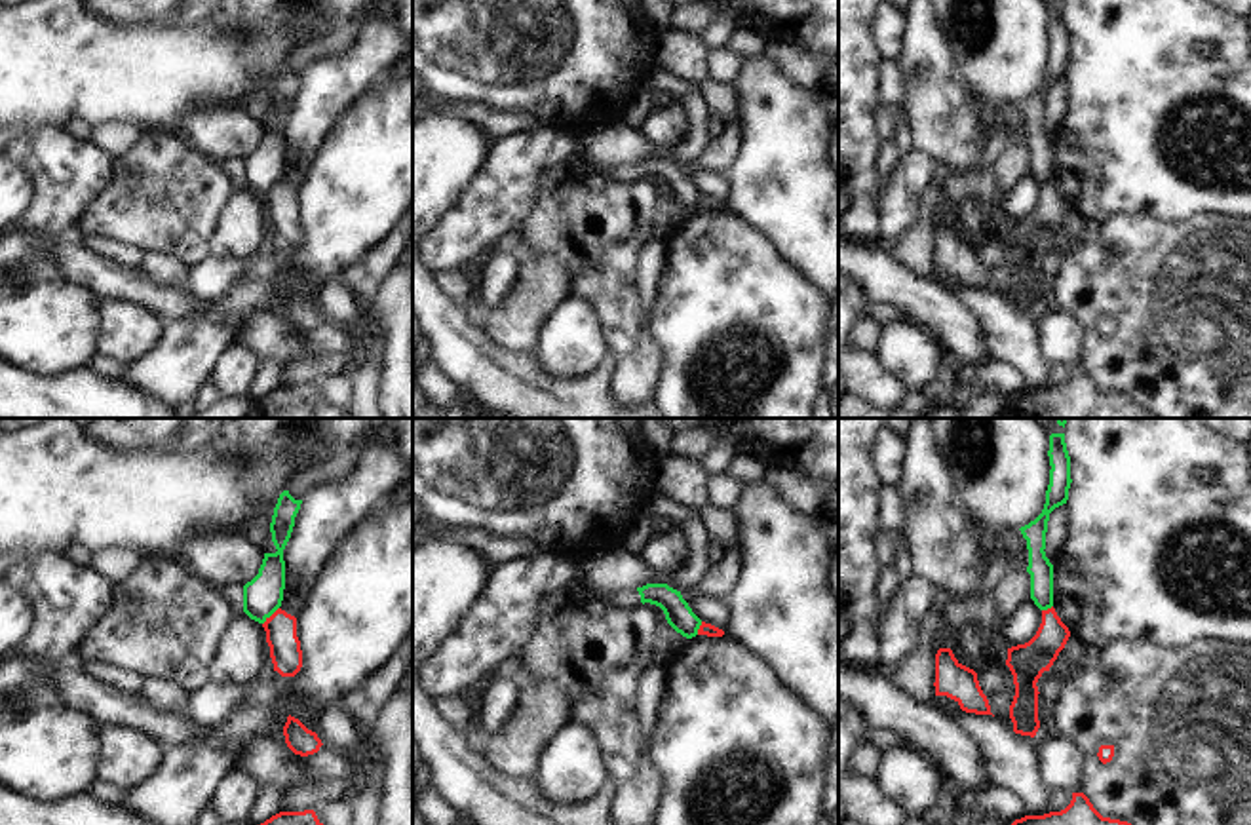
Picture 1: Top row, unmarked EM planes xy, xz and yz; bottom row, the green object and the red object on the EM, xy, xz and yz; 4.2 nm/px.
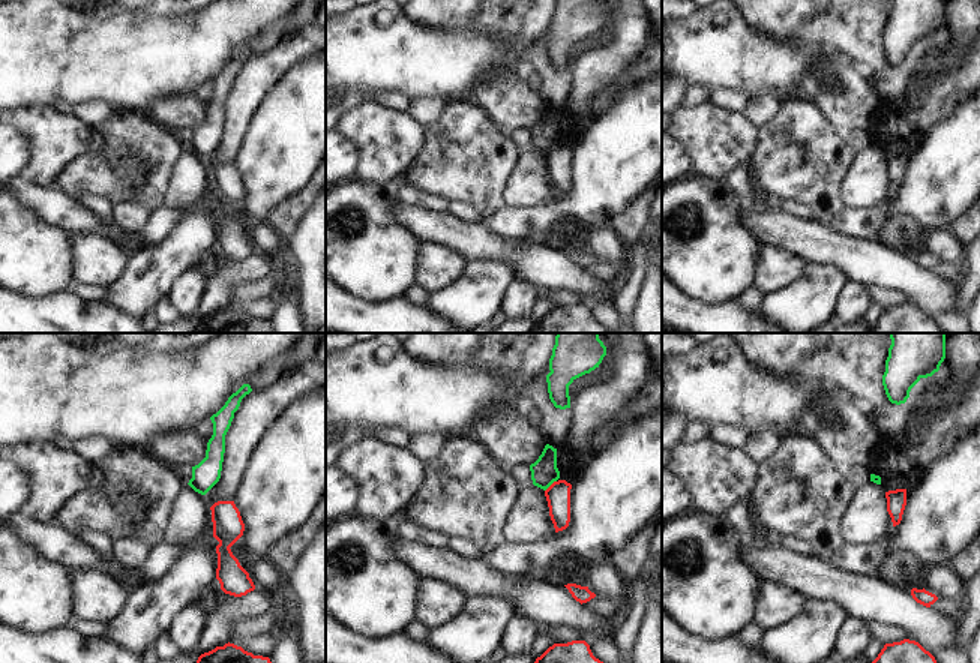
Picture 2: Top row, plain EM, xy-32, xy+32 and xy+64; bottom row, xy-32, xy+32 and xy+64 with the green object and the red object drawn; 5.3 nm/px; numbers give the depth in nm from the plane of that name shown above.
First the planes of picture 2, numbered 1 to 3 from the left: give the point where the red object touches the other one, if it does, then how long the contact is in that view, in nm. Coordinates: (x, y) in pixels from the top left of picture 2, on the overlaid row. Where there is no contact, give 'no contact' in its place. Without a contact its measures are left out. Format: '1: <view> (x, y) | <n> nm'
1: no contact
2: xy+32 (550, 485) | 90 nm
3: no contact

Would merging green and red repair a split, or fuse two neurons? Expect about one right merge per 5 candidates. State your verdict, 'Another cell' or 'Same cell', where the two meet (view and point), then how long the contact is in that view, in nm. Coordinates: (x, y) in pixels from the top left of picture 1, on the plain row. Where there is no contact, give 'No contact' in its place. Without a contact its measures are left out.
Another cell. Touches green at xy (270, 189). Shared border 100 nm.

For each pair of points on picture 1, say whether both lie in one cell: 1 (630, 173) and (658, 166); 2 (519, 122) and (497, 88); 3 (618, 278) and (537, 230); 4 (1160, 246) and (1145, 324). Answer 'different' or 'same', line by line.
1: same
2: different
3: same
4: same

